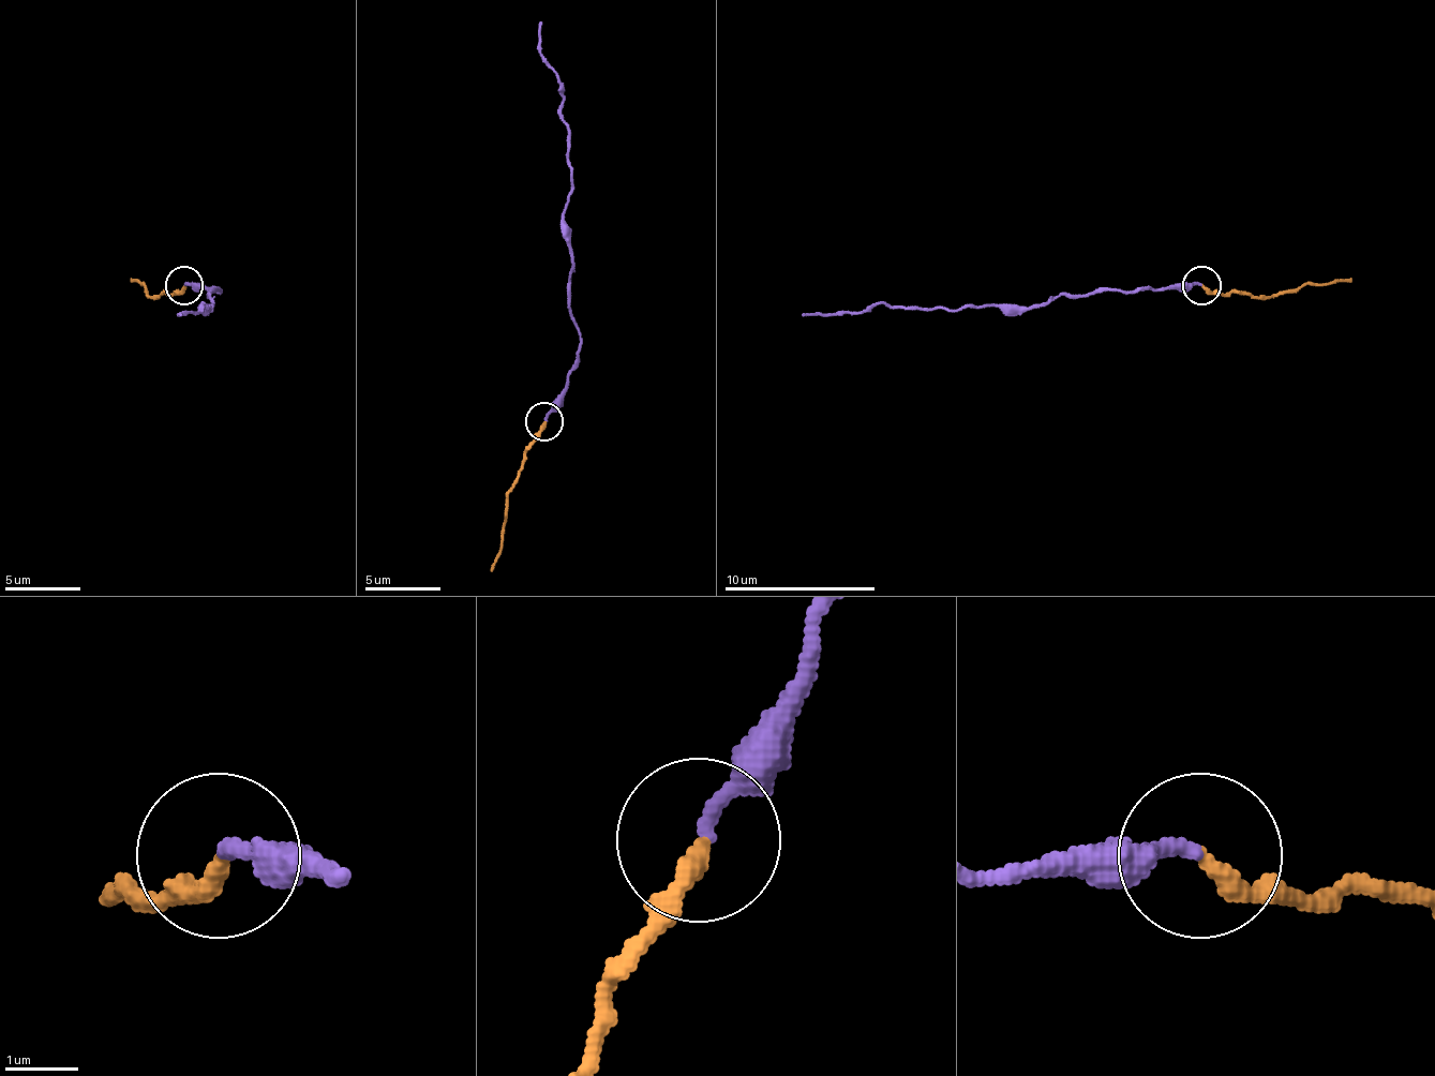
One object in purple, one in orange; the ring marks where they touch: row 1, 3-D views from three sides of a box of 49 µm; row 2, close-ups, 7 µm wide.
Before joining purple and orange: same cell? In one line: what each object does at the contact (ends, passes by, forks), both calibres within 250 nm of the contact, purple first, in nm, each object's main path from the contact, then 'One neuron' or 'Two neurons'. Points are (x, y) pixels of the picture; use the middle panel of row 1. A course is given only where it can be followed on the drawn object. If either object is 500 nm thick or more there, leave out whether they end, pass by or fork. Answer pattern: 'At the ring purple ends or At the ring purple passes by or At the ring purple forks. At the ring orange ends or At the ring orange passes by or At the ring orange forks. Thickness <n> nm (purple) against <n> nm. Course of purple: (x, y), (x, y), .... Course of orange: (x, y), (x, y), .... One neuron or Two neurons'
At the ring purple ends. At the ring orange ends. Thickness 220 nm (purple) against 260 nm. Course of purple: (547, 422), (577, 358), (581, 331), (569, 309), (569, 123), (558, 74), (539, 51), (543, 21). Course of orange: (543, 422), (539, 437), (509, 494), (502, 524), (502, 554), (490, 570). One neuron

